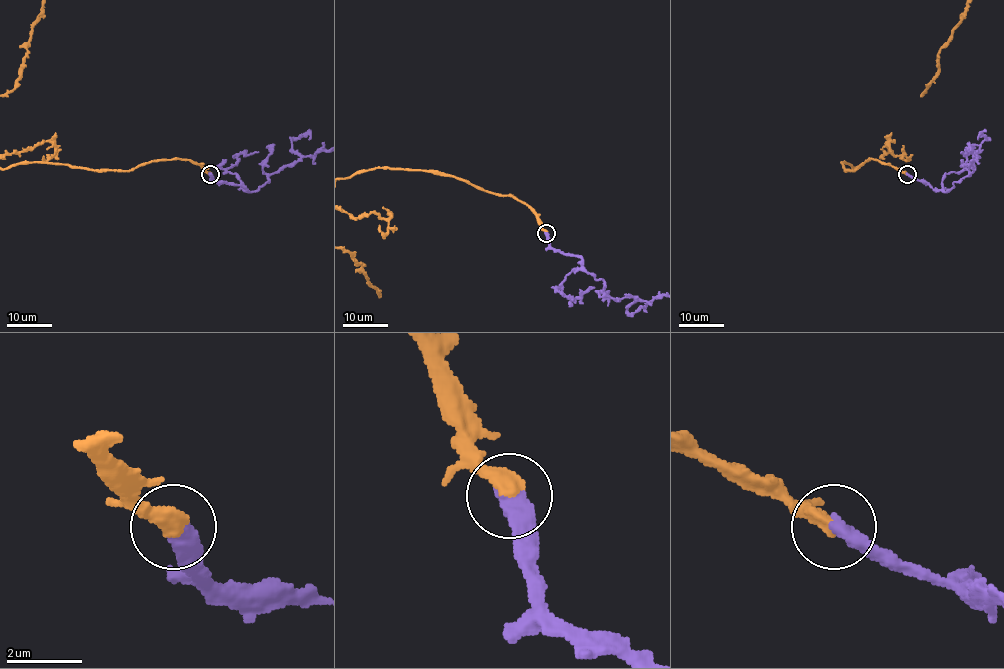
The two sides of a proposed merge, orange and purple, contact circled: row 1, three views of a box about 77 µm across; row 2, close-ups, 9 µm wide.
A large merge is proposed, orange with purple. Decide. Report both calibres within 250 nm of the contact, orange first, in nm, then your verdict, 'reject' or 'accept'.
480/550 nm | accept

